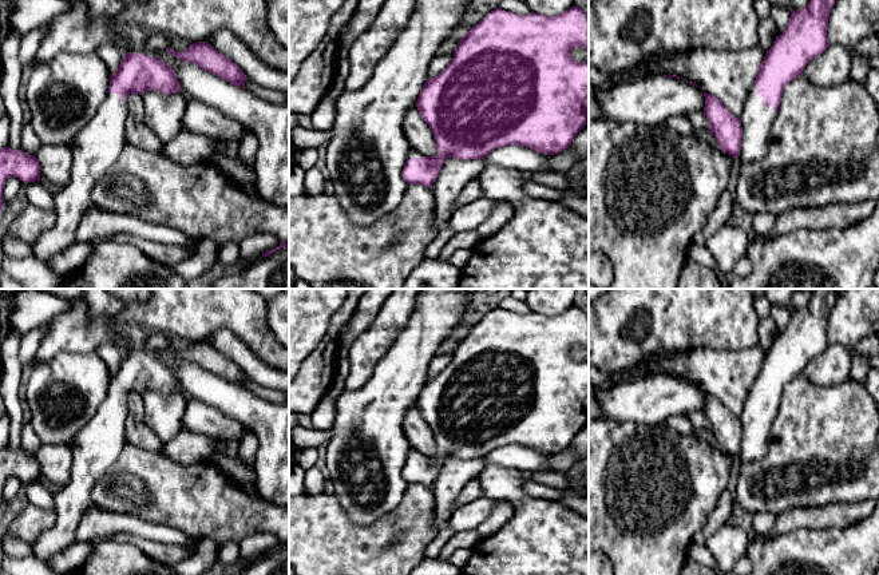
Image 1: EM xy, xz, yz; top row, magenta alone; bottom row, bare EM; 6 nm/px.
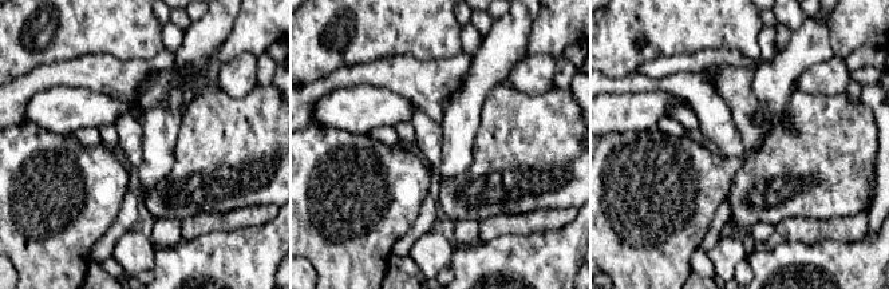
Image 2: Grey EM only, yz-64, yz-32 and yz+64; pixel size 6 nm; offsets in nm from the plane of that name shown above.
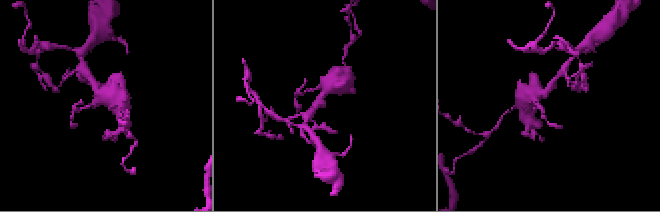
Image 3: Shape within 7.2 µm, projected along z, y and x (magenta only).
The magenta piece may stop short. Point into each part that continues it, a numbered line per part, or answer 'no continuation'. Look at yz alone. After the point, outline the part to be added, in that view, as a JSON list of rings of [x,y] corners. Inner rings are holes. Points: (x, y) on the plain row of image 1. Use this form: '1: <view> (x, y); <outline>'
1: yz (757, 419); [[[753,382],[740,417],[743,428],[740,461],[752,463],[764,457],[776,415],[772,405],[763,404],[763,396],[757,393],[757,385]]]

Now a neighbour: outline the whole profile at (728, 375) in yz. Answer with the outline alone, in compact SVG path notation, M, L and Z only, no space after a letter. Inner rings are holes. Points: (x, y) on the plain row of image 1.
M760 345L749 350L693 348L670 360L646 358L637 366L644 366L652 374L670 373L696 382L704 392L718 397L740 419L765 353Z

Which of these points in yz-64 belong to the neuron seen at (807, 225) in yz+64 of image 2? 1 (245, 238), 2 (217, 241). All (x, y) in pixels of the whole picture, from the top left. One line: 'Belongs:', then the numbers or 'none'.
Belongs: none

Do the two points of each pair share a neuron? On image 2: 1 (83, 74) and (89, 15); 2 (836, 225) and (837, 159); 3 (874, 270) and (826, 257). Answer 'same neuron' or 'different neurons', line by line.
1: different neurons
2: different neurons
3: same neuron

